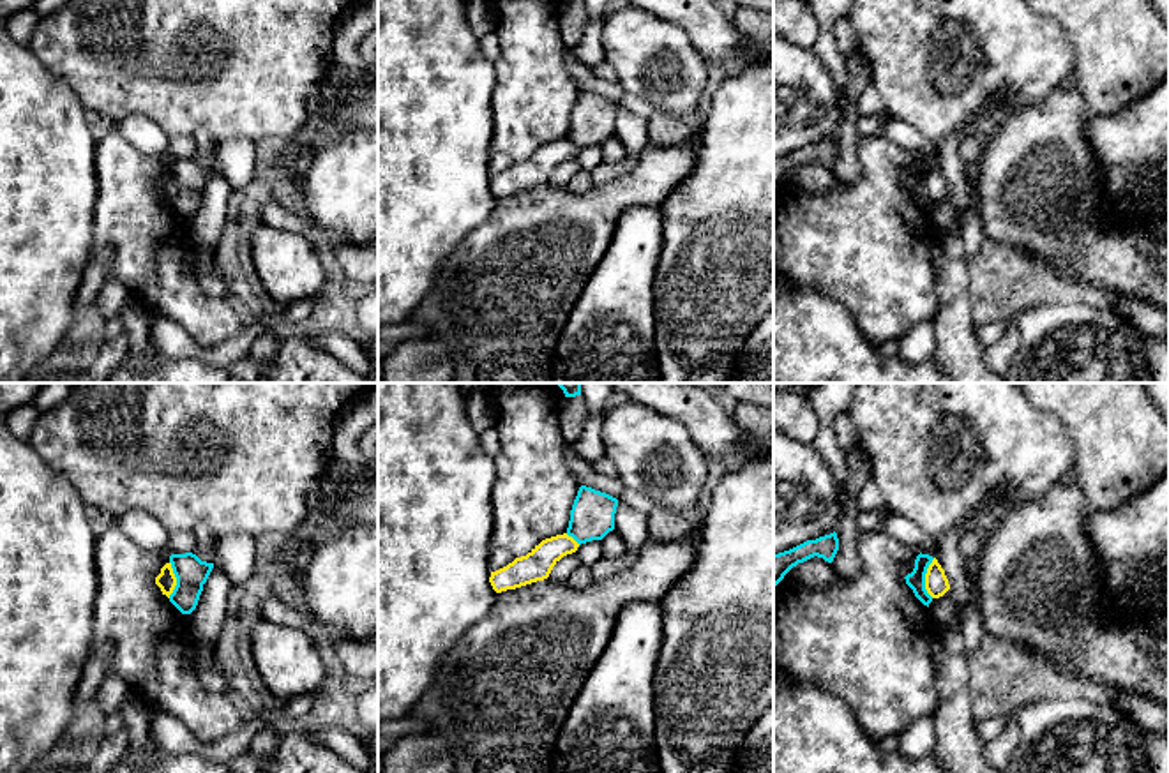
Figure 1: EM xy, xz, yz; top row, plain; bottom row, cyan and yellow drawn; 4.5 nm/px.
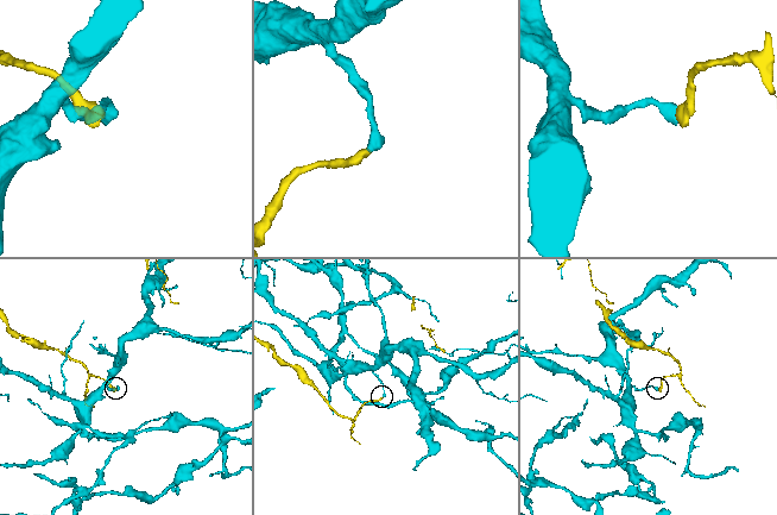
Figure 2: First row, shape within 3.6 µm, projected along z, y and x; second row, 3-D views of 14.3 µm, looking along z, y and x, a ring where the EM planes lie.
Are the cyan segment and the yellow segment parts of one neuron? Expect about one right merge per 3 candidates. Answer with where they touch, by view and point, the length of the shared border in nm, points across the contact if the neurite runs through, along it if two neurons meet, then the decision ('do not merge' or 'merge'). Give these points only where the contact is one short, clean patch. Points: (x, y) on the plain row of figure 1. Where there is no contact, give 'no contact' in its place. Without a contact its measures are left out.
meets cyan in yz at (924, 182); contact 180 nm long; border along yz (935, 163), (926, 179), (926, 196), (931, 202); do not merge

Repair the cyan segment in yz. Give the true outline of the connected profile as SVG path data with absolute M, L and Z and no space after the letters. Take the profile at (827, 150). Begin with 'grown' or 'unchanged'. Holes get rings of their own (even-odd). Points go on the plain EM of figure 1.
unchanged | M833 136L816 145L807 145L789 155L773 159L773 191L777 191L793 171L814 161L832 168L837 155L839 143L837 138Z

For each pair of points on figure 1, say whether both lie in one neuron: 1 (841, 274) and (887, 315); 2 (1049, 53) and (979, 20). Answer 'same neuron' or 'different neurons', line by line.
1: same neuron
2: same neuron

